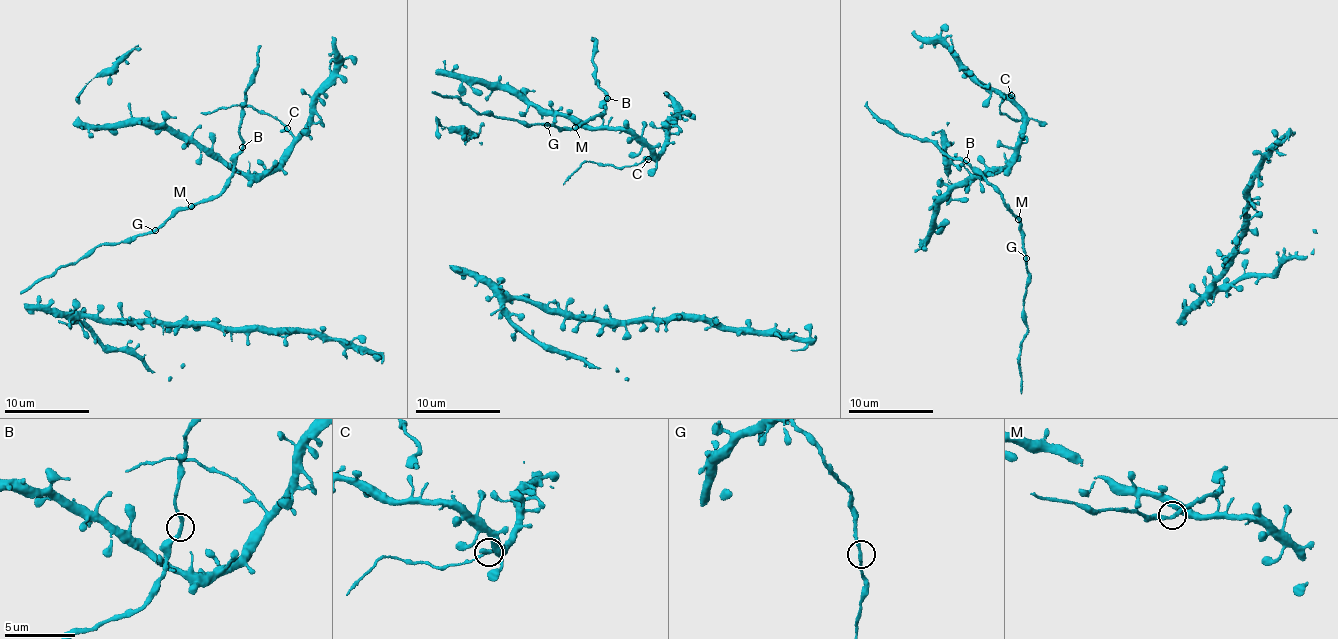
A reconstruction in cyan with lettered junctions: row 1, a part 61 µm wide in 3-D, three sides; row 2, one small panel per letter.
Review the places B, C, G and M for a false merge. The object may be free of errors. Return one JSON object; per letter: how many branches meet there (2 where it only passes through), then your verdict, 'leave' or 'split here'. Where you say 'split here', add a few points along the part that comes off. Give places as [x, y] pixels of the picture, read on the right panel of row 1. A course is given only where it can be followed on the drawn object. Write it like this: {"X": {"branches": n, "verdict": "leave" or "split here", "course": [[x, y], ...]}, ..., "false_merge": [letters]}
{"B": {"branches": 2, "verdict": "leave"}, "C": {"branches": 2, "verdict": "split here", "course": [[1012, 96], [1009, 93], [1002, 96], [998, 109], [1020, 120]]}, "G": {"branches": 2, "verdict": "leave"}, "M": {"branches": 2, "verdict": "leave"}, "false_merge": ["C"]}

